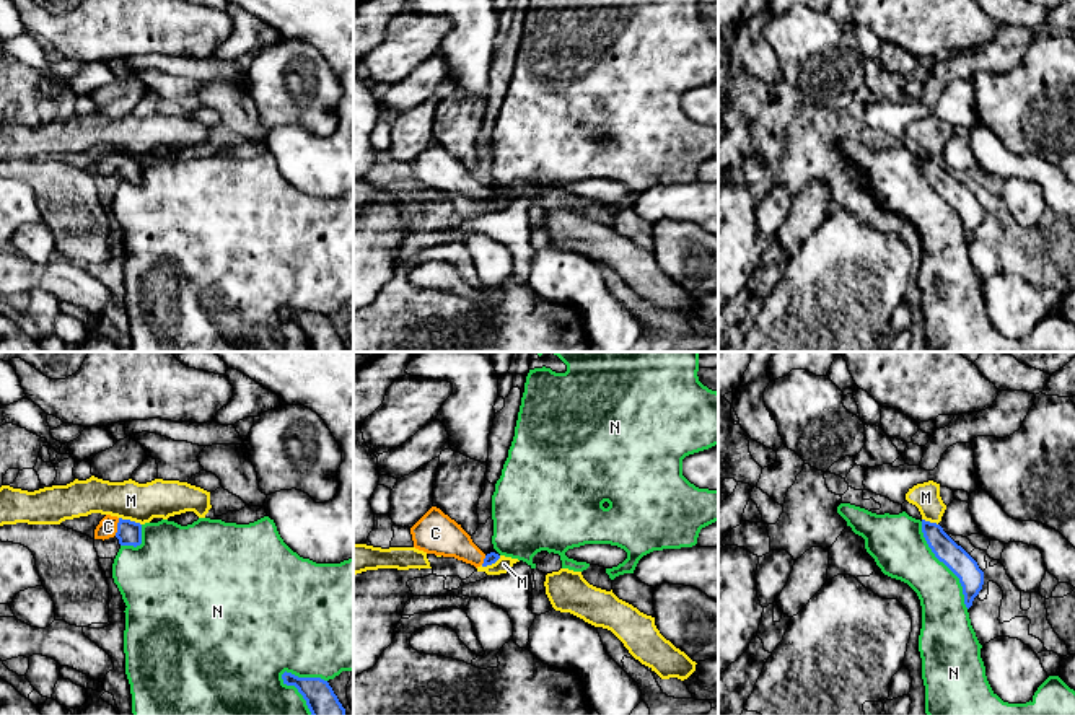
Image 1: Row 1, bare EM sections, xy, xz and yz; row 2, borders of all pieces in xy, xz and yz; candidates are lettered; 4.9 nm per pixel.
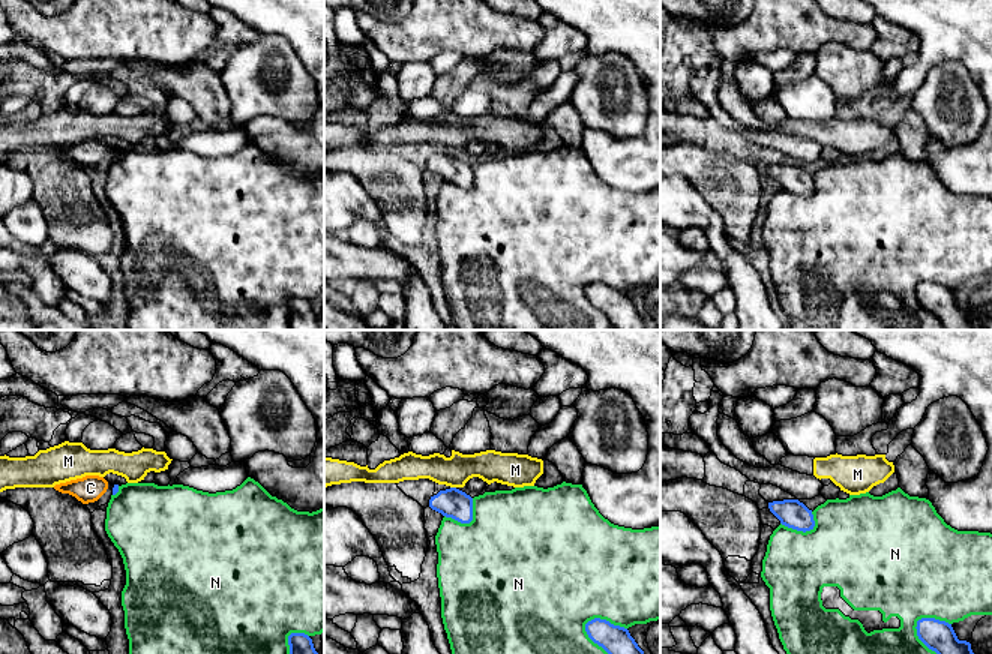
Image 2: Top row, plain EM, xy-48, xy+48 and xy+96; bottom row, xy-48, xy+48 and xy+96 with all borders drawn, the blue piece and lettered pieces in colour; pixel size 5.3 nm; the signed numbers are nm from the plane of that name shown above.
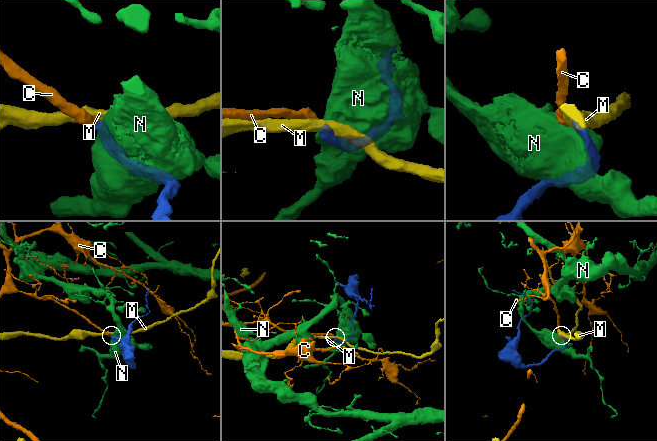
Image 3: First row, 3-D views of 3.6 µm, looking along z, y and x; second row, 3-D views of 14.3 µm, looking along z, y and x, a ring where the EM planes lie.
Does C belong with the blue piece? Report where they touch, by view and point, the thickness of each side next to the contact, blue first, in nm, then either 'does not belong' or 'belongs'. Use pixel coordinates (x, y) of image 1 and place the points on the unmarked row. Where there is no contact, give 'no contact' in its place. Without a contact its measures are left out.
meets blue in xy at (118, 162); 130 nm thick on the blue side, 100 nm on the other; belongs

